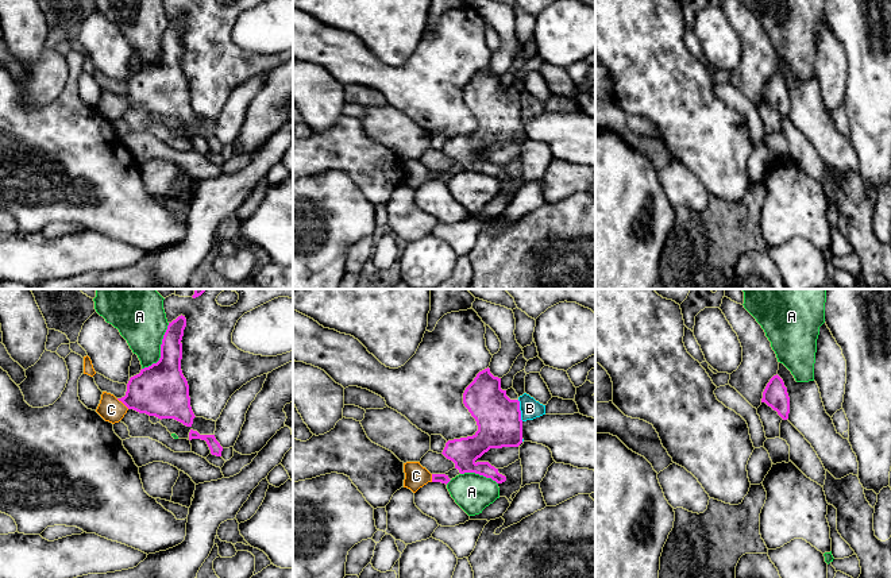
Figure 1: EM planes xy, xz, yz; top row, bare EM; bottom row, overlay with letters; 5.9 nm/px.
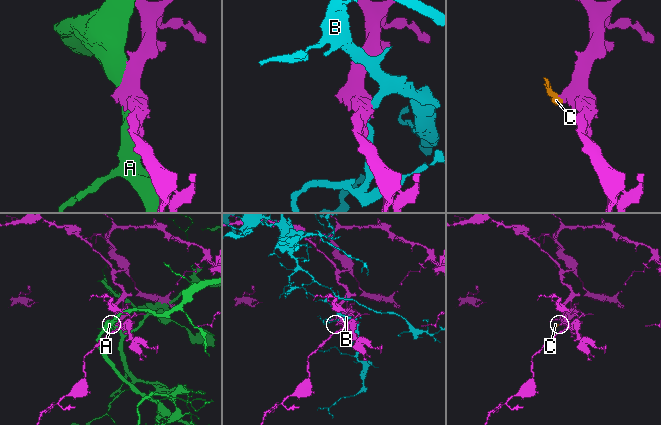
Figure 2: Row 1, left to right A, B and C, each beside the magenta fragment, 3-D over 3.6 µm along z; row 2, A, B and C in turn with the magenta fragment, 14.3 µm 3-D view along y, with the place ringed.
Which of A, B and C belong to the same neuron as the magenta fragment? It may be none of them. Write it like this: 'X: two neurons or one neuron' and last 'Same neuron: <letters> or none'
A: two neurons
B: two neurons
C: one neuron
Same neuron: C

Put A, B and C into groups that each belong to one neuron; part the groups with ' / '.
A / B / C

